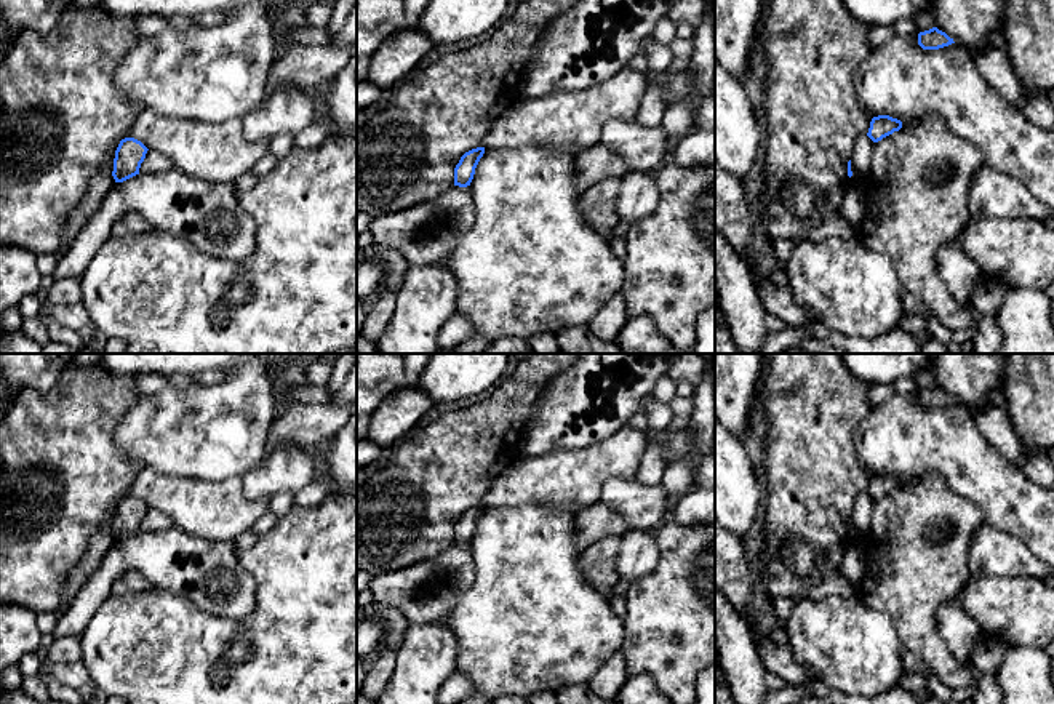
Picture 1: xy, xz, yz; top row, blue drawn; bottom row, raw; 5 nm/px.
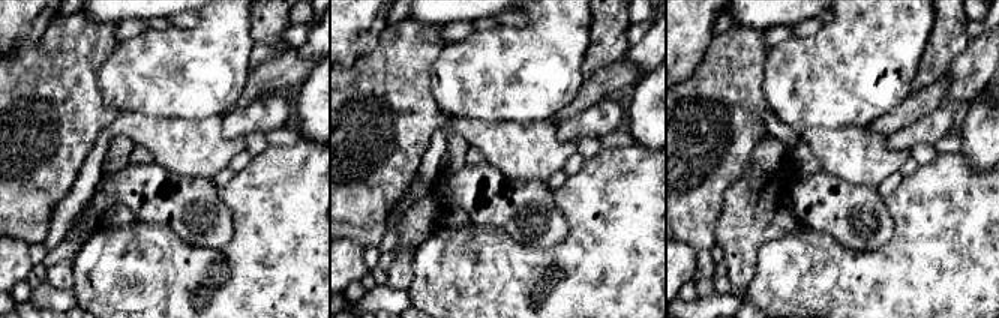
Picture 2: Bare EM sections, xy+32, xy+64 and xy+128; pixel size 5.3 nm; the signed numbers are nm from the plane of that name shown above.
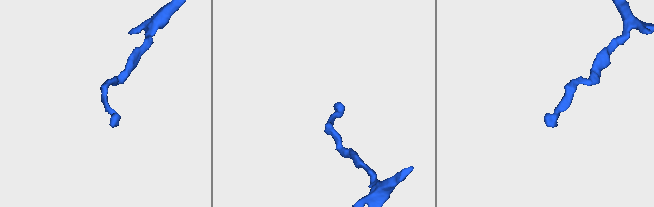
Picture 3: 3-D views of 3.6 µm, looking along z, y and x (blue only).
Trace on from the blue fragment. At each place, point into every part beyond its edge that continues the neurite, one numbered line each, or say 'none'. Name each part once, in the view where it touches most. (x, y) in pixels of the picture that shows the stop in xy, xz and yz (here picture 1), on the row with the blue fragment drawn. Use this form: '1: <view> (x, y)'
none

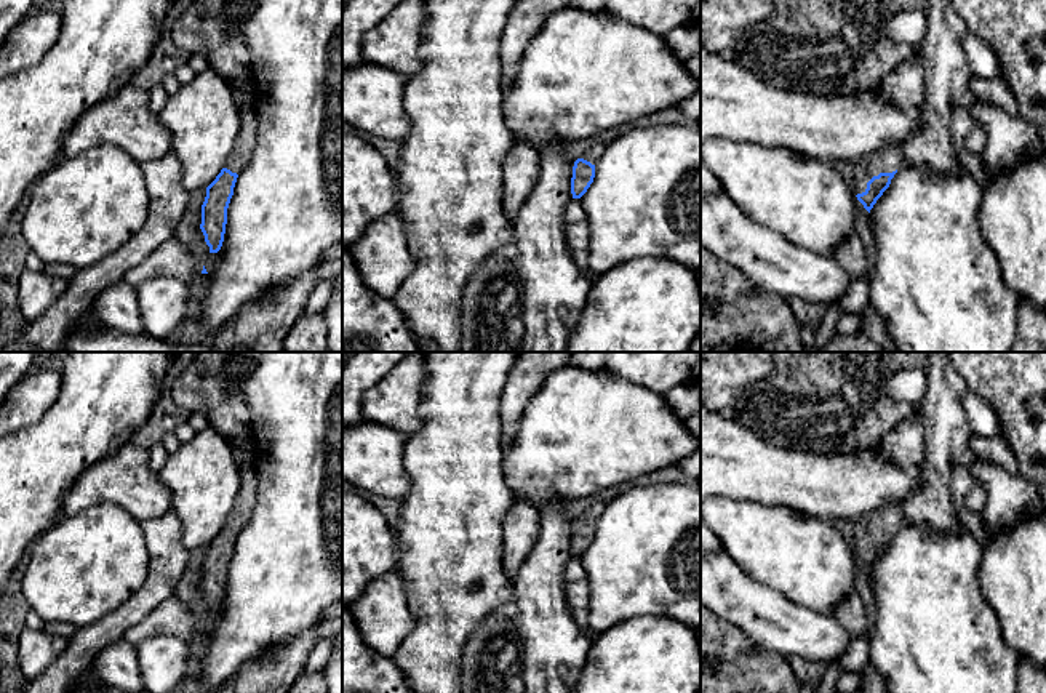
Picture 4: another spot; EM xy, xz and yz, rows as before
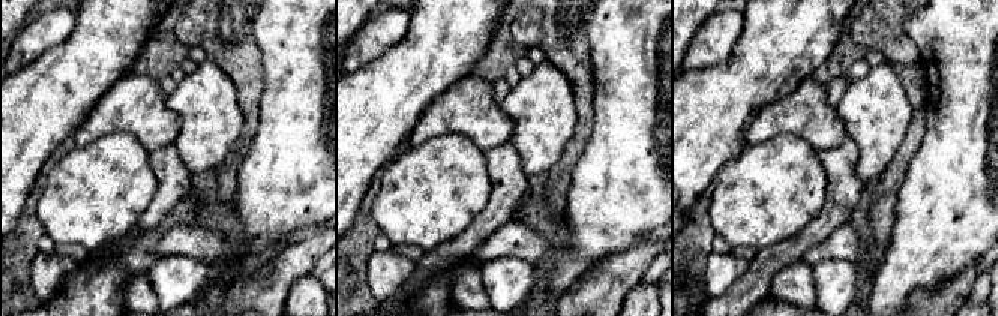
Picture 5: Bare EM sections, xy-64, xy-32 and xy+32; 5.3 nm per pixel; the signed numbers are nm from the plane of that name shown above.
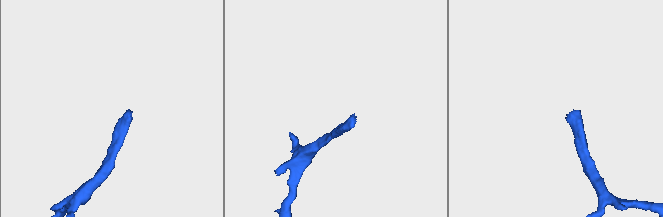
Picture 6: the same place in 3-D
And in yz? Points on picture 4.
1: yz (886, 160)

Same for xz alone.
1: xz (594, 154)

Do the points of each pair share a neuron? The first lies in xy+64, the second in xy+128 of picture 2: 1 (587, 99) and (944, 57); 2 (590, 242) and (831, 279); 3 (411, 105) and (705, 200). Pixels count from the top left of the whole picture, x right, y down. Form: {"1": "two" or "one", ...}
{"1": "two", "2": "one", "3": "one"}

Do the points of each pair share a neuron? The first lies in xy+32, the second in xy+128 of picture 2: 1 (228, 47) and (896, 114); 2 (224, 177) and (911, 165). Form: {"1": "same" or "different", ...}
{"1": "different", "2": "different"}

